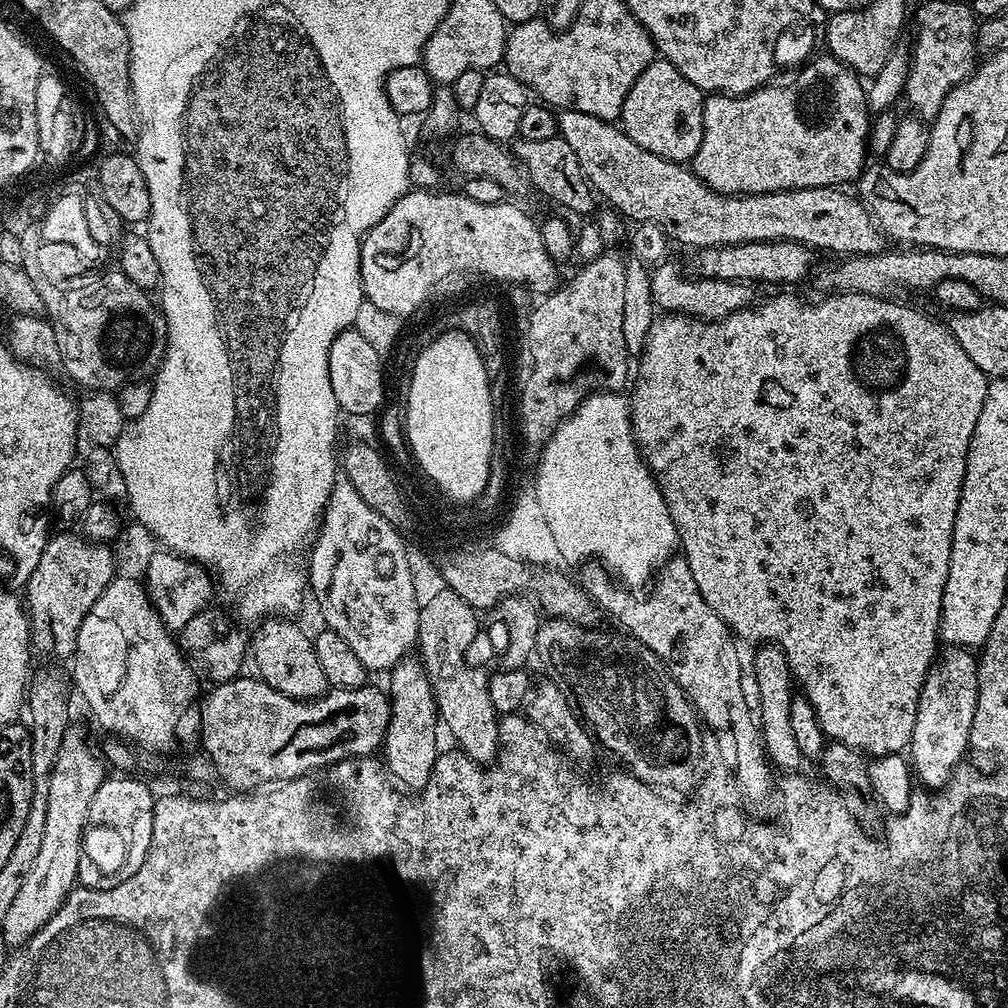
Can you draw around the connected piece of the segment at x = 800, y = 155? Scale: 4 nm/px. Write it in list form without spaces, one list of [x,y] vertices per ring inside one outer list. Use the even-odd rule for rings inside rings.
[[[775,84],[764,85],[764,87],[756,88],[746,95],[728,96],[724,93],[715,93],[705,99],[702,144],[700,144],[693,156],[690,166],[696,176],[699,177],[704,184],[710,185],[715,192],[720,192],[724,195],[745,195],[812,188],[812,148],[810,146],[810,134],[806,134],[804,119],[801,118],[800,112],[795,112],[794,114],[789,114],[788,112],[788,108],[793,108],[793,104],[796,104],[796,92],[800,86],[796,84],[786,87],[774,85]]]

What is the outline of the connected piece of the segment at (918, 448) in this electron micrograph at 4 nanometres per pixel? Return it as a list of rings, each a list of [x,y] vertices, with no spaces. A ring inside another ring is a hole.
[[[838,292],[825,295],[824,300],[799,300],[796,296],[772,296],[769,300],[753,303],[747,308],[742,308],[723,316],[721,320],[697,320],[683,314],[660,314],[655,317],[646,334],[644,349],[639,357],[637,378],[631,381],[632,396],[630,395],[630,415],[632,418],[632,433],[636,439],[636,447],[640,449],[640,456],[646,463],[652,475],[656,478],[656,485],[664,496],[670,518],[676,527],[679,547],[682,549],[684,560],[690,566],[690,574],[694,574],[694,582],[698,582],[698,590],[722,618],[722,622],[732,631],[733,637],[755,642],[767,642],[778,645],[788,655],[788,665],[792,671],[793,681],[798,685],[799,691],[814,706],[816,717],[820,720],[820,729],[824,731],[829,741],[845,744],[851,748],[877,758],[892,753],[903,753],[909,747],[916,711],[920,701],[920,691],[924,689],[924,682],[928,679],[929,672],[934,667],[938,656],[936,644],[940,635],[940,611],[942,610],[942,594],[946,586],[946,574],[950,570],[950,546],[954,534],[954,518],[960,501],[962,482],[966,474],[966,454],[970,450],[970,438],[974,434],[974,426],[978,422],[978,414],[982,414],[982,402],[986,402],[986,390],[989,377],[985,376],[974,362],[958,346],[951,332],[943,323],[935,324],[928,316],[907,308],[904,304],[895,304],[892,298],[867,296],[861,292]]]

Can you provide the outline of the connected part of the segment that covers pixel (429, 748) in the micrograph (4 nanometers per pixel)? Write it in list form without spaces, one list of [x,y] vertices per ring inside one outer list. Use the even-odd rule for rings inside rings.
[[[405,658],[390,670],[386,695],[392,705],[392,717],[388,719],[388,729],[384,735],[382,753],[387,771],[393,781],[405,784],[408,788],[419,790],[426,786],[436,765],[436,726],[438,713],[435,696],[432,693],[428,676],[419,659]]]

